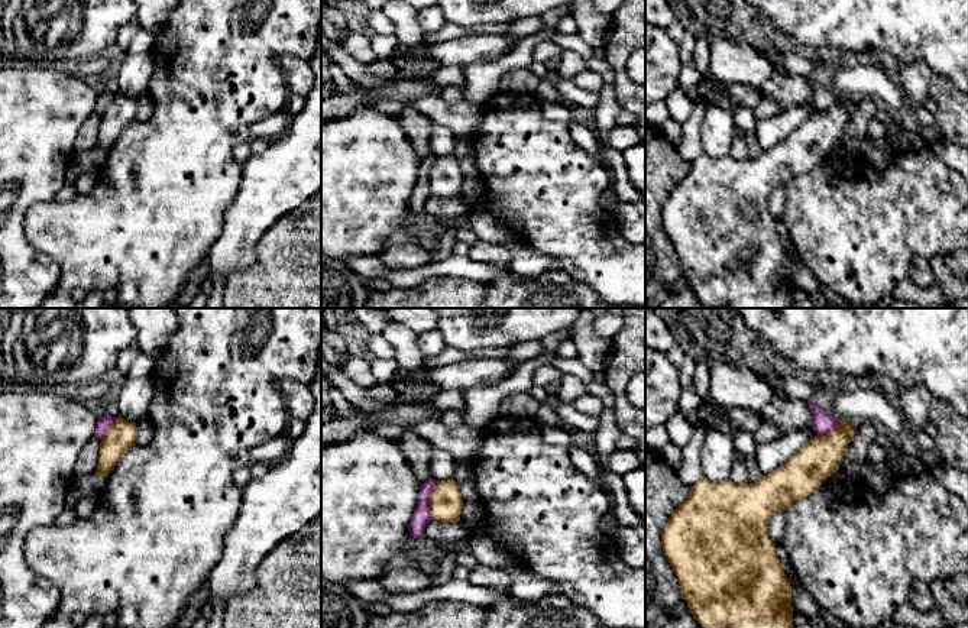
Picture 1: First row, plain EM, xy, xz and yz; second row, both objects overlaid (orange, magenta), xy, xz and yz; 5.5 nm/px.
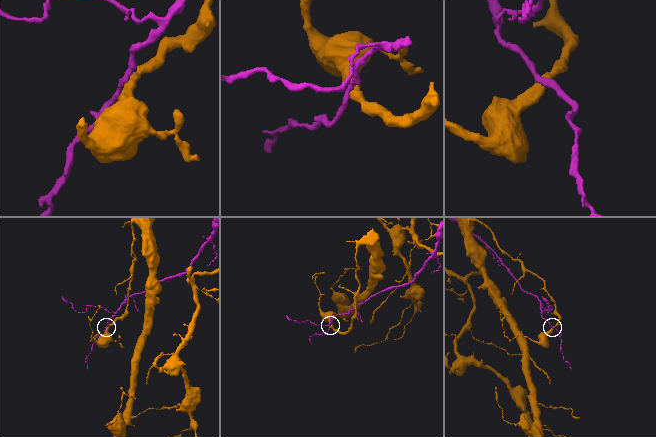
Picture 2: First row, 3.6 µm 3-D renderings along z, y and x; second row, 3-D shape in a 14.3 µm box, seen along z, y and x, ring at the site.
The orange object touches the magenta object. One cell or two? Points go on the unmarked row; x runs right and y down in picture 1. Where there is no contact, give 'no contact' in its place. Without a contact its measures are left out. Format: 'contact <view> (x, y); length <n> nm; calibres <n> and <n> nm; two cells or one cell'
contact xz (430, 175); length 220 nm; calibres 190 and 100 nm; two cells

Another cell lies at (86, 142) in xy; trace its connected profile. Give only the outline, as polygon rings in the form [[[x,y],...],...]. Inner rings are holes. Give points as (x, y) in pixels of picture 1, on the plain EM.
[[[93,113],[80,127],[74,140],[74,152],[77,159],[82,159],[85,155],[95,152],[100,132],[100,119],[100,114]]]

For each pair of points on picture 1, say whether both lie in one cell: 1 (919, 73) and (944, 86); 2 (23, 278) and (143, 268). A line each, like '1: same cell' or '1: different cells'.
1: different cells
2: different cells

